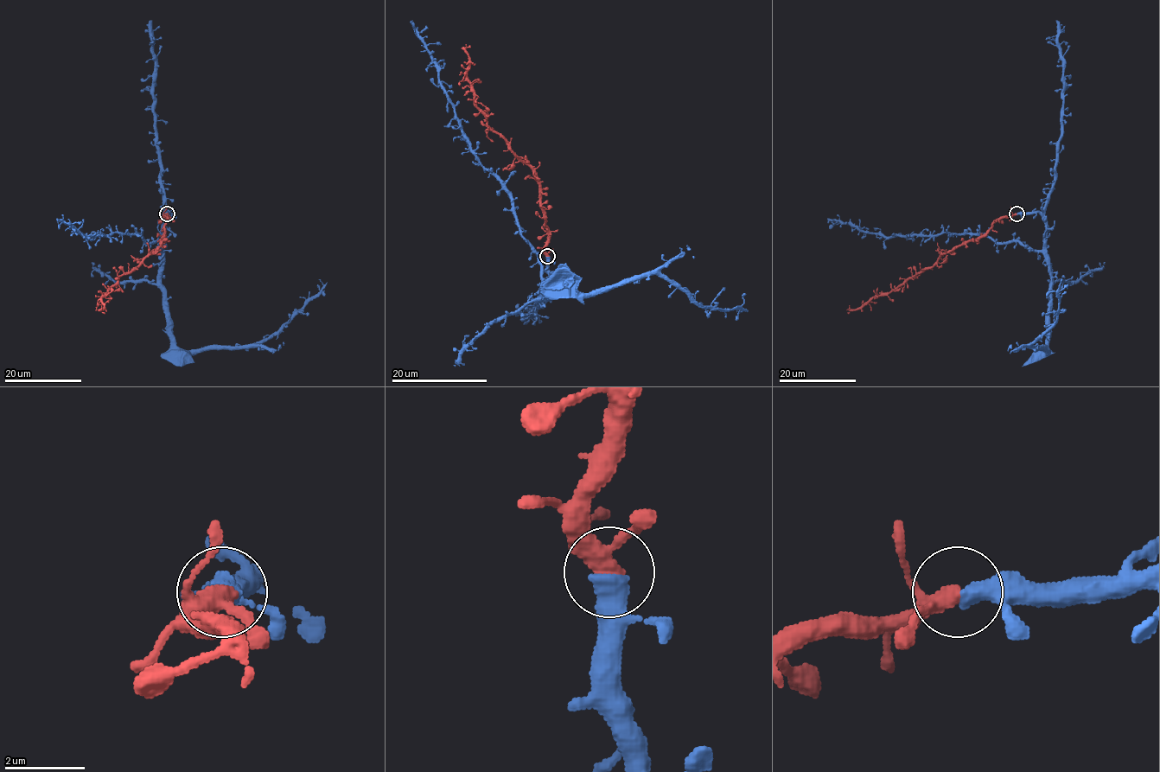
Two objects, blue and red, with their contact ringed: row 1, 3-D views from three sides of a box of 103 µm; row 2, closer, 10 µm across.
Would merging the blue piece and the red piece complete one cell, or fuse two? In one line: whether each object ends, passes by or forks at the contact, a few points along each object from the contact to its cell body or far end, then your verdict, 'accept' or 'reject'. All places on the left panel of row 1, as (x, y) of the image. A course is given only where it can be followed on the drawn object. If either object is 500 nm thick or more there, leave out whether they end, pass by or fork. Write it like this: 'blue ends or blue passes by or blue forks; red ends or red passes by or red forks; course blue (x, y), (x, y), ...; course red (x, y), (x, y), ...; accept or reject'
course blue (166, 213), (162, 309), (172, 322), (173, 341), (181, 349), (261, 343), (310, 300), (324, 291), (325, 296); course red (166, 213), (161, 245), (137, 267), (120, 277), (102, 297), (103, 306), (100, 311), (105, 313); accept

